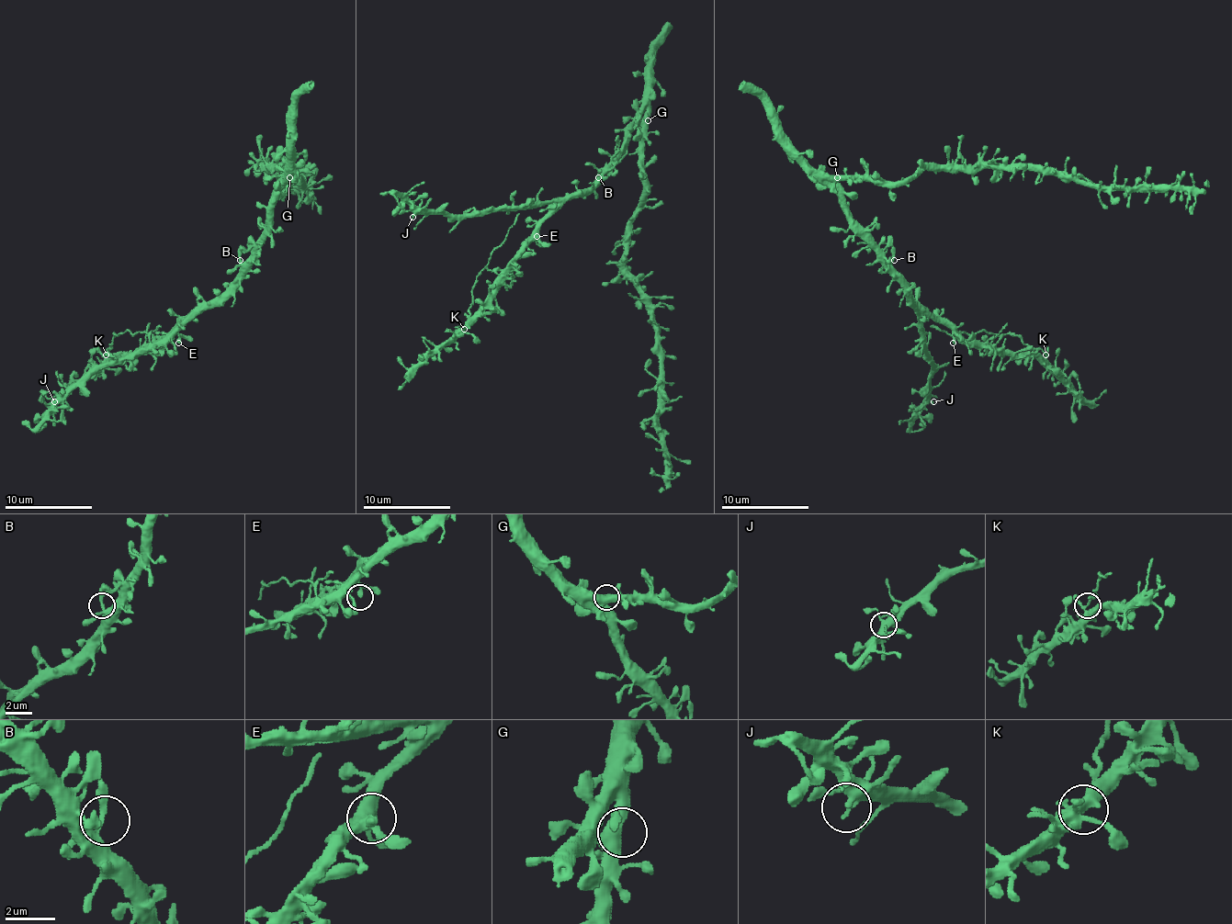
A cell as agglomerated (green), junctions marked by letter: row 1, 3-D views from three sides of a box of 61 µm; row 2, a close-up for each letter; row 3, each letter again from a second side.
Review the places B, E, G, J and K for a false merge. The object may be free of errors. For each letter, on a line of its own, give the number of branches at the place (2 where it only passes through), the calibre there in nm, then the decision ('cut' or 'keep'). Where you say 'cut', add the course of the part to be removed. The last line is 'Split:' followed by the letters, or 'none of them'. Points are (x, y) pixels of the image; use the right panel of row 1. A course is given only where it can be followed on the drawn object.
B: 3 | 200 nm | keep
E: 2 | 200 nm | keep
G: 4 | 440 nm | keep
J: 4 | 280 nm | keep
K: 4 | 200 nm | cut | (1046, 354), (1027, 345), (1018, 336), (981, 330), (970, 334), (951, 334), (931, 325)
Split: K

